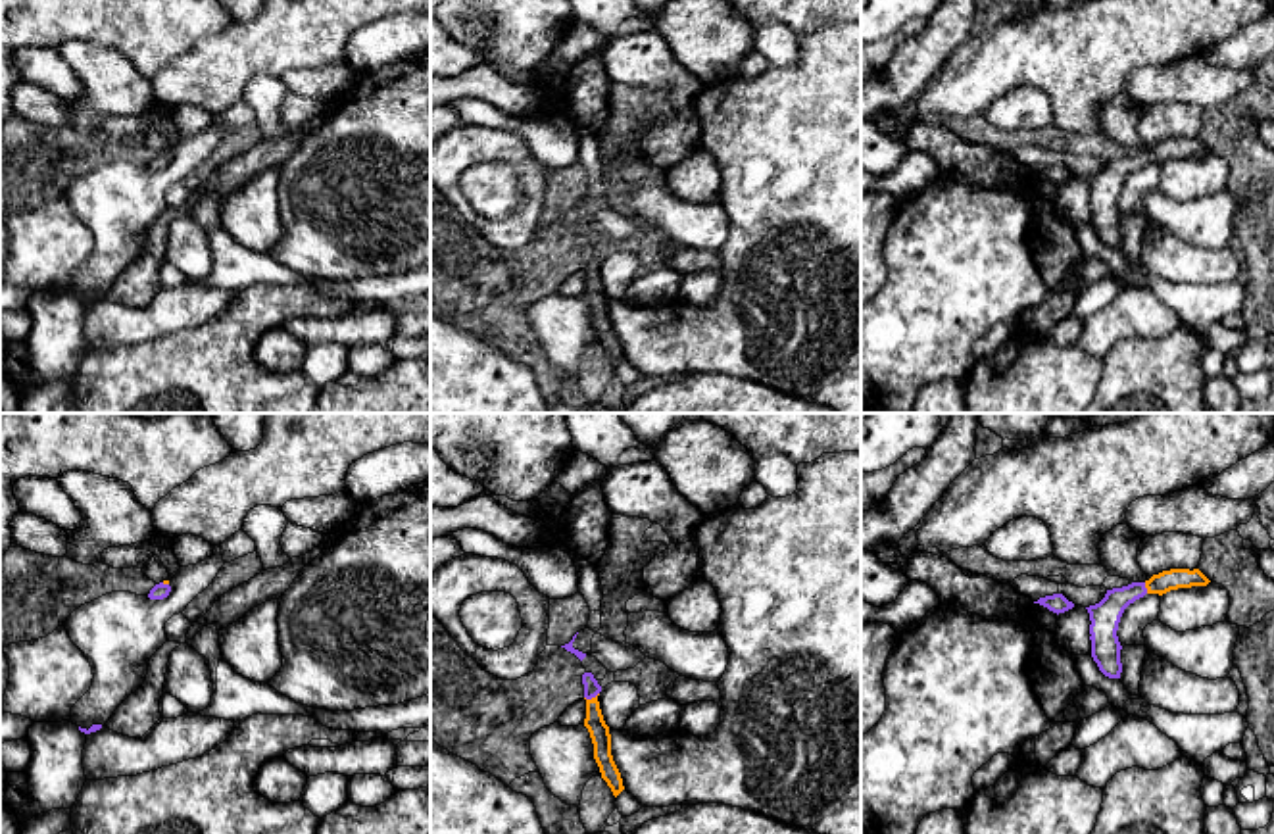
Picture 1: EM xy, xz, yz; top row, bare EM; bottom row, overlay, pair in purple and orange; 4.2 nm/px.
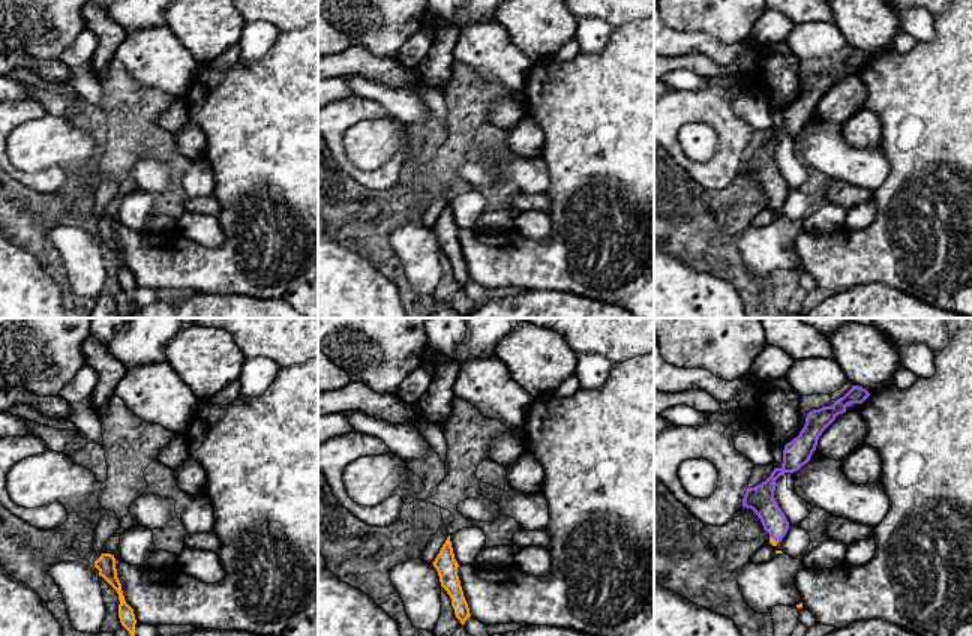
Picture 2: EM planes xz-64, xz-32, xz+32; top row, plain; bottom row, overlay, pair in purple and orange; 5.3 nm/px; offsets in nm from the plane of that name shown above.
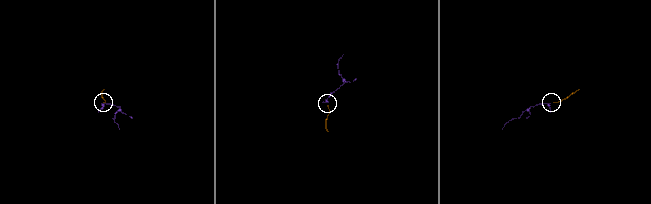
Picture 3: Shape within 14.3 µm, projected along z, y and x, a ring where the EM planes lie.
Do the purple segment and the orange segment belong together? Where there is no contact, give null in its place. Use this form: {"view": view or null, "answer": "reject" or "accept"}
{"view": "xz", "answer": "accept"}

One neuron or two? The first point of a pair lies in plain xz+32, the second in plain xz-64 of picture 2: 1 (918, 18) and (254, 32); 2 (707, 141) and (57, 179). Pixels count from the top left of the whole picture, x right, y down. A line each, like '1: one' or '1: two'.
1: one
2: two

